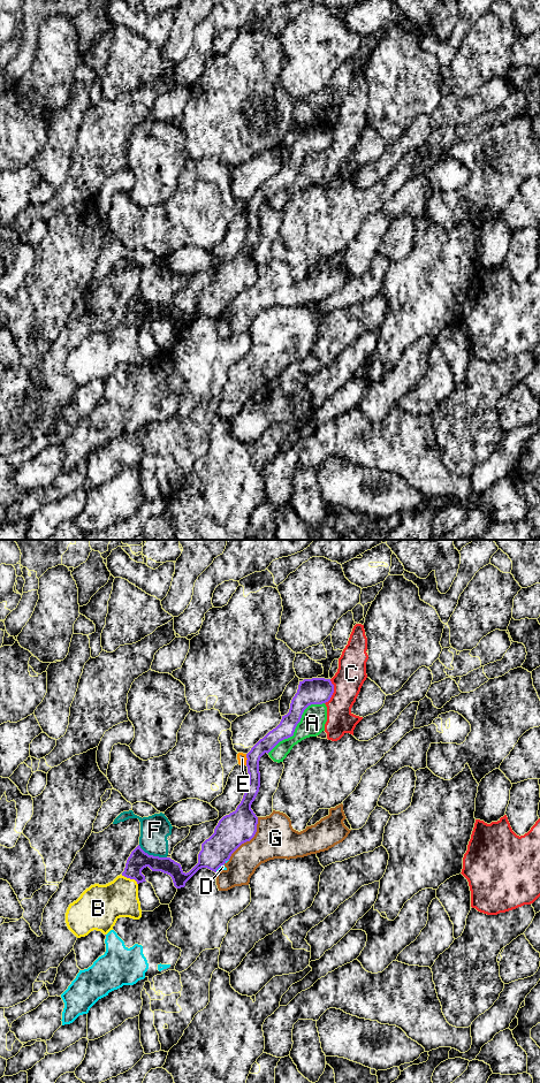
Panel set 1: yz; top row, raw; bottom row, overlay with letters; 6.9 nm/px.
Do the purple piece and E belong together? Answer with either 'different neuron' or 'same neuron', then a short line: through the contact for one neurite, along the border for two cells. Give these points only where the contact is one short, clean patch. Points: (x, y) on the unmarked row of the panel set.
different neuron

